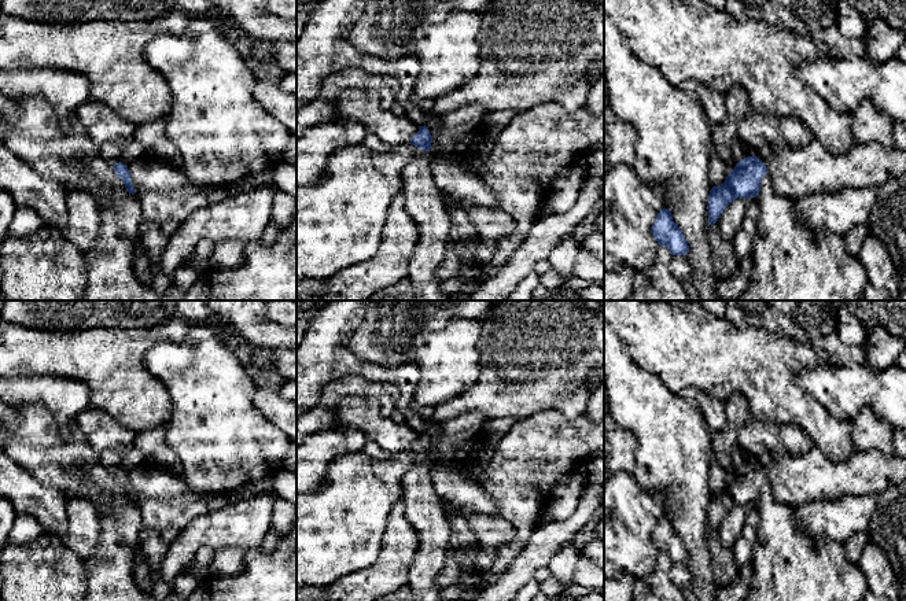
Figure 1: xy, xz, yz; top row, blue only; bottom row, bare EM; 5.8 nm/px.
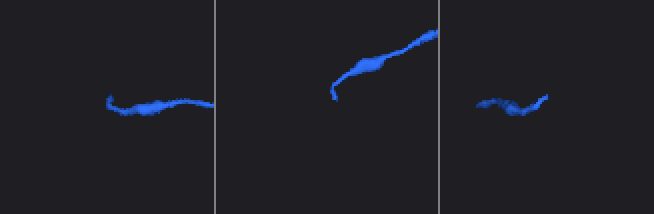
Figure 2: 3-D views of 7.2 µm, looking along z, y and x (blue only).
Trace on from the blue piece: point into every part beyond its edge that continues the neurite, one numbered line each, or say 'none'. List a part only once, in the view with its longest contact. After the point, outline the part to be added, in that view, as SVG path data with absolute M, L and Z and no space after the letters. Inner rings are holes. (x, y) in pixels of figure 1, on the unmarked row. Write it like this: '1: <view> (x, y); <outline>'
1: yz (796, 479); M813 447L802 456L765 451L759 458L778 501L803 505L815 499L837 499L844 495L883 494L891 486L906 480L906 457L884 456L880 451L859 451L844 462L830 461L821 450Z

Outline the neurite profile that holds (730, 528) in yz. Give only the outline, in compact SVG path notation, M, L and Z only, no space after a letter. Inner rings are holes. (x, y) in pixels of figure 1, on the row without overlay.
M737 505L723 517L715 530L723 547L732 549L736 541L743 537L747 515L745 506Z

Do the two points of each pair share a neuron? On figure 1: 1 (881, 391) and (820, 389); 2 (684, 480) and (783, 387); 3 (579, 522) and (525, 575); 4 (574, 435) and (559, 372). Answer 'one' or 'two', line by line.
1: one
2: two
3: one
4: two

